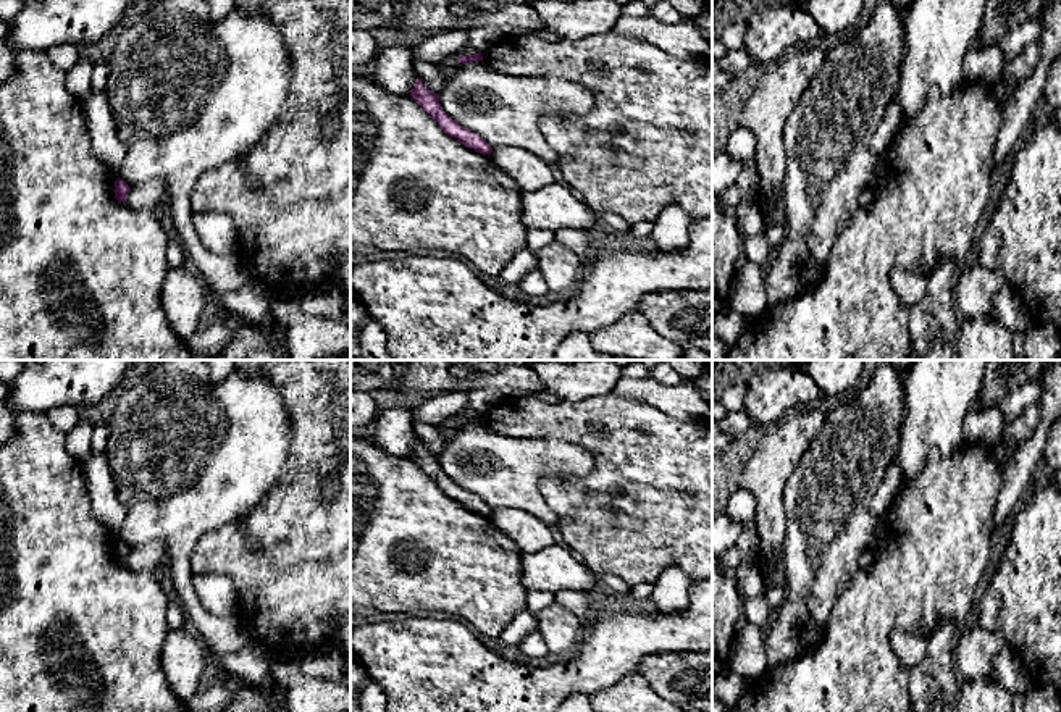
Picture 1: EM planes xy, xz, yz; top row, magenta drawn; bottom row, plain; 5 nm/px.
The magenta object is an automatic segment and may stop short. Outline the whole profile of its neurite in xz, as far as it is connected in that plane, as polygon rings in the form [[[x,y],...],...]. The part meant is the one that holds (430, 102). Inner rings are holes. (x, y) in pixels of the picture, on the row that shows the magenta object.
[[[417,77],[415,86],[410,92],[410,97],[420,105],[421,110],[425,110],[439,126],[441,129],[457,139],[460,144],[463,144],[468,149],[473,149],[475,152],[480,152],[483,155],[491,153],[491,145],[480,137],[478,134],[472,132],[470,129],[465,129],[460,126],[455,119],[452,119],[441,107],[439,95],[433,94],[420,77]]]

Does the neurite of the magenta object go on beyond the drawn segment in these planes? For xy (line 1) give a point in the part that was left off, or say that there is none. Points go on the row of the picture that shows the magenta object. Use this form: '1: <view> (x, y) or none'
1: none

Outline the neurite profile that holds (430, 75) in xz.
[[[425,60],[413,61],[413,71],[417,77],[436,95],[439,95],[446,86],[446,77],[441,74],[438,65]]]

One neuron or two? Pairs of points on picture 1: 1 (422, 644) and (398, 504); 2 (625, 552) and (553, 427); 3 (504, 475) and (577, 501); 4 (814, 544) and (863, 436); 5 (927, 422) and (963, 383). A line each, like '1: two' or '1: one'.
1: two
2: one
3: two
4: one
5: one

